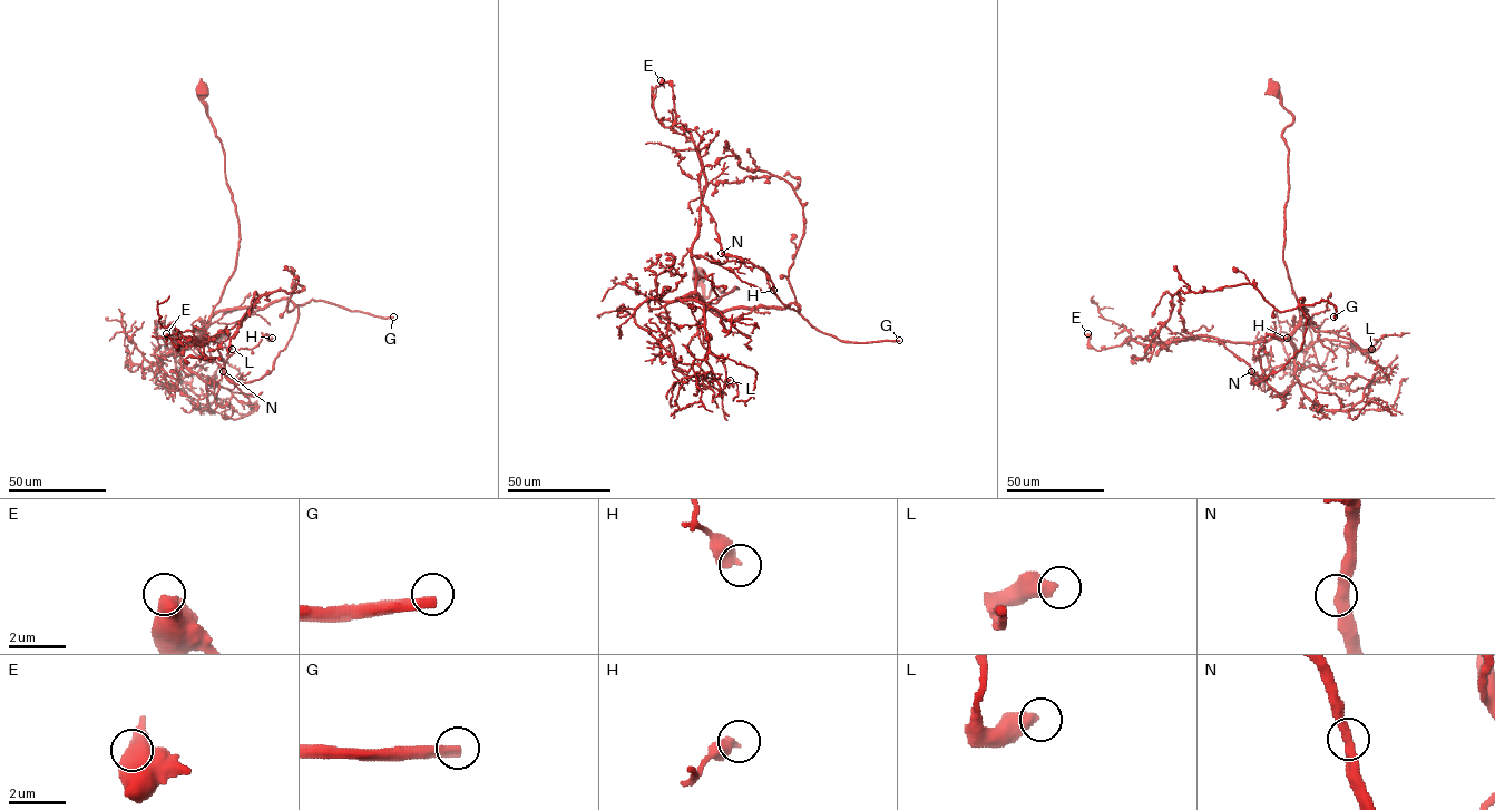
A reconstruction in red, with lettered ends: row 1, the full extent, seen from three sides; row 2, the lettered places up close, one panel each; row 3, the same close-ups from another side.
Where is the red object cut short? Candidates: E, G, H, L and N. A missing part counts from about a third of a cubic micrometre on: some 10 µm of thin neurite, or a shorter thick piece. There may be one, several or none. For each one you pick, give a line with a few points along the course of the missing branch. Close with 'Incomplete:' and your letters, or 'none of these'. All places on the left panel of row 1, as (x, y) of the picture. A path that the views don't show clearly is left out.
Incomplete: G

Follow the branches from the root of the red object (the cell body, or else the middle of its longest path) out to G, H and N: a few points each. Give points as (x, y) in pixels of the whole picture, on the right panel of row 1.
G: (1272, 89), (1292, 117), (1282, 134), (1283, 262), (1299, 315), (1300, 299), (1322, 300), (1334, 316)
H: (1272, 89), (1292, 117), (1282, 134), (1283, 262), (1299, 324), (1254, 344), (1261, 368), (1264, 337), (1287, 338)
N: (1272, 89), (1292, 117), (1282, 134), (1283, 262), (1299, 324), (1256, 342), (1172, 341), (1220, 341), (1251, 371)

